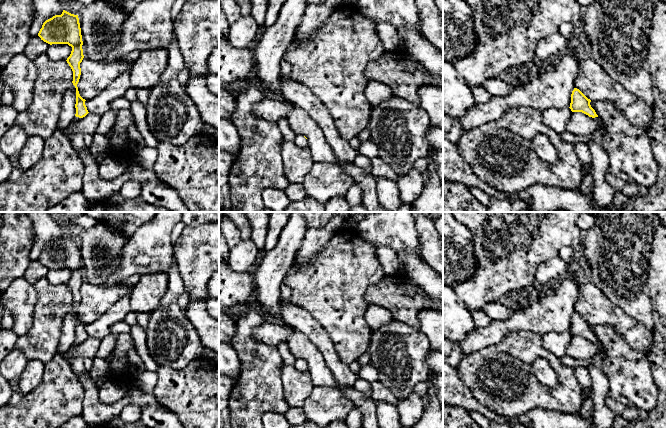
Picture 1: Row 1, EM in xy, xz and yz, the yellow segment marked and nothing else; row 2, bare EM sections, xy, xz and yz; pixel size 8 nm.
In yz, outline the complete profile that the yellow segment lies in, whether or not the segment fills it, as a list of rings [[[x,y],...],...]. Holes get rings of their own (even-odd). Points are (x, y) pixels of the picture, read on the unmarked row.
[[[574,312],[571,318],[570,333],[572,336],[582,336],[598,345],[598,353],[590,358],[591,366],[588,371],[592,379],[593,401],[595,404],[593,425],[594,428],[611,428],[616,415],[607,407],[604,398],[609,389],[609,382],[603,372],[602,344],[590,329],[588,323],[579,313]]]

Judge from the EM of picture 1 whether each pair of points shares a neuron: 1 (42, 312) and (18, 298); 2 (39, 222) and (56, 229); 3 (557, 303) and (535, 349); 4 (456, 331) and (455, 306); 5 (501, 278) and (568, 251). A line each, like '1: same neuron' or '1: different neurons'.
1: different neurons
2: same neuron
3: different neurons
4: same neuron
5: different neurons

